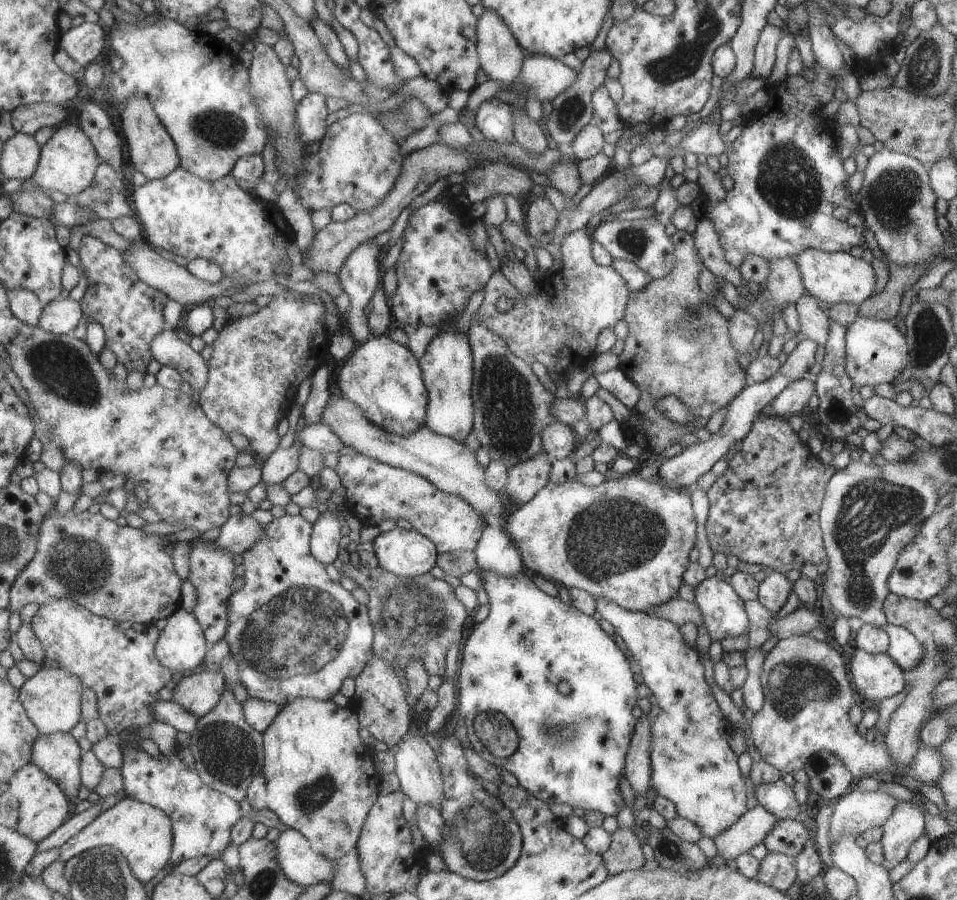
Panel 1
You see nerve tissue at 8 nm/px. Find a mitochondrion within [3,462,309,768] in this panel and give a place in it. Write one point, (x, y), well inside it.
(81, 563)

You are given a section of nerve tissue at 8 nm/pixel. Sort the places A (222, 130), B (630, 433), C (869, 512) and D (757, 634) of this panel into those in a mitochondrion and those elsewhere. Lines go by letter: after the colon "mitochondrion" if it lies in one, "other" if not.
A: mitochondrion
B: other
C: mitochondrion
D: other

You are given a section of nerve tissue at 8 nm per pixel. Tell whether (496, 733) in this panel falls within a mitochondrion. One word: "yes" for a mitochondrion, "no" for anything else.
yes

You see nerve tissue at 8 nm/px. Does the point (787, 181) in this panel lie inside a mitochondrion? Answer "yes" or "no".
yes

